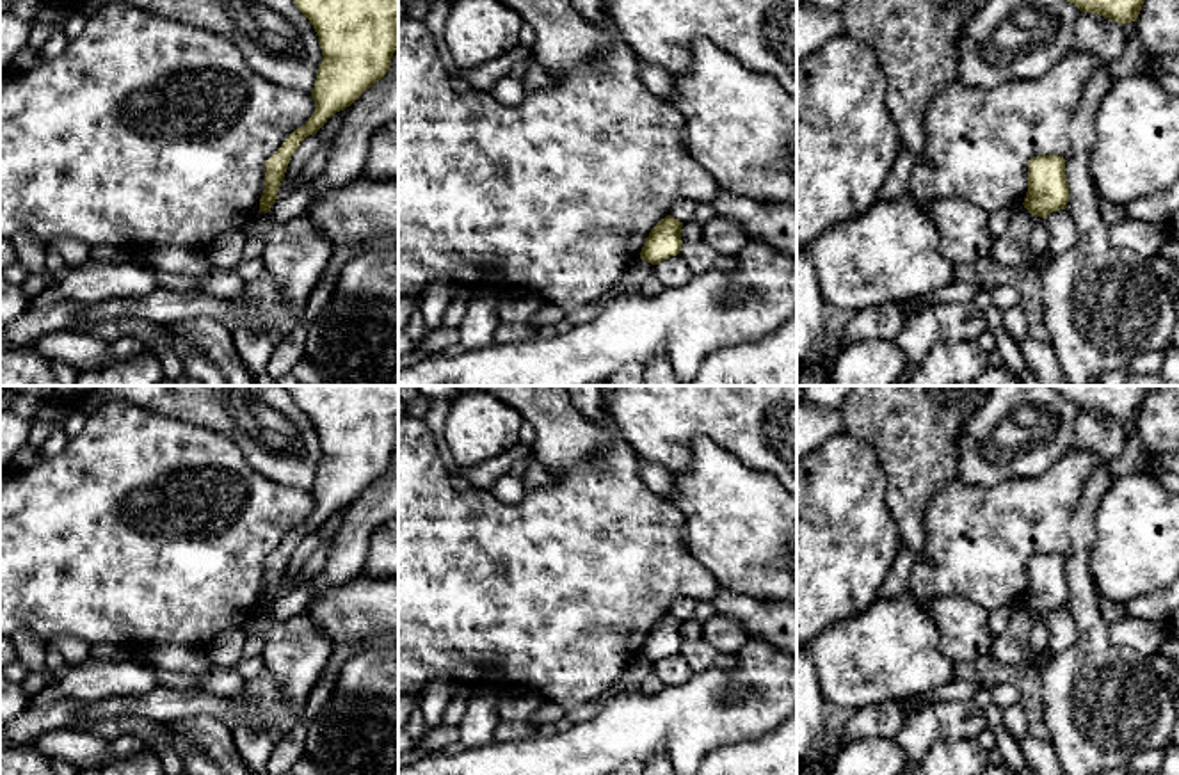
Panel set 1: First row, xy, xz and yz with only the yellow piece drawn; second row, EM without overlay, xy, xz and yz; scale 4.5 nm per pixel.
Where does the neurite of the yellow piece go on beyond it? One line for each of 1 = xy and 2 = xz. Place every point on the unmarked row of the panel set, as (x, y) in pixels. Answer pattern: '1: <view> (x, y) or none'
1: none
2: none

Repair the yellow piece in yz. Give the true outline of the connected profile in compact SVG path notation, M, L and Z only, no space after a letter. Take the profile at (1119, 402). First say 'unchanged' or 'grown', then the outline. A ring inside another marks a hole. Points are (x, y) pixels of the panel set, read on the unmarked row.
unchanged | M1051 386L1081 411L1101 412L1122 423L1136 419L1152 386Z

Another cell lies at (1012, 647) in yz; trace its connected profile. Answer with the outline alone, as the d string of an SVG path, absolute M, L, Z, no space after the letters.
M1023 606L1012 615L1007 629L992 640L991 656L1005 665L1031 668L1042 656L1030 645L1031 629L1031 611Z

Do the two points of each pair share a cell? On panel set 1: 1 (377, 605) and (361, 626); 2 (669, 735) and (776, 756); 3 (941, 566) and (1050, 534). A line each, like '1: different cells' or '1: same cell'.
1: same cell
2: different cells
3: same cell

